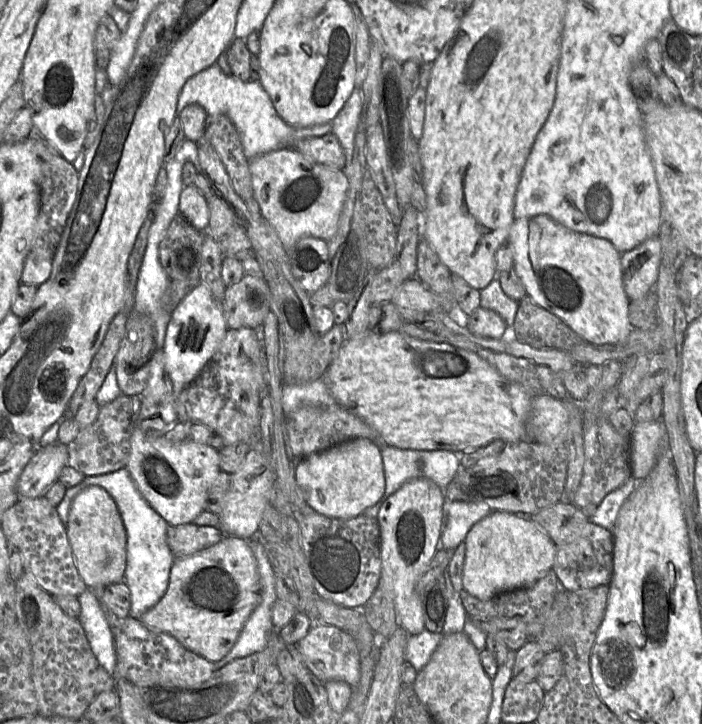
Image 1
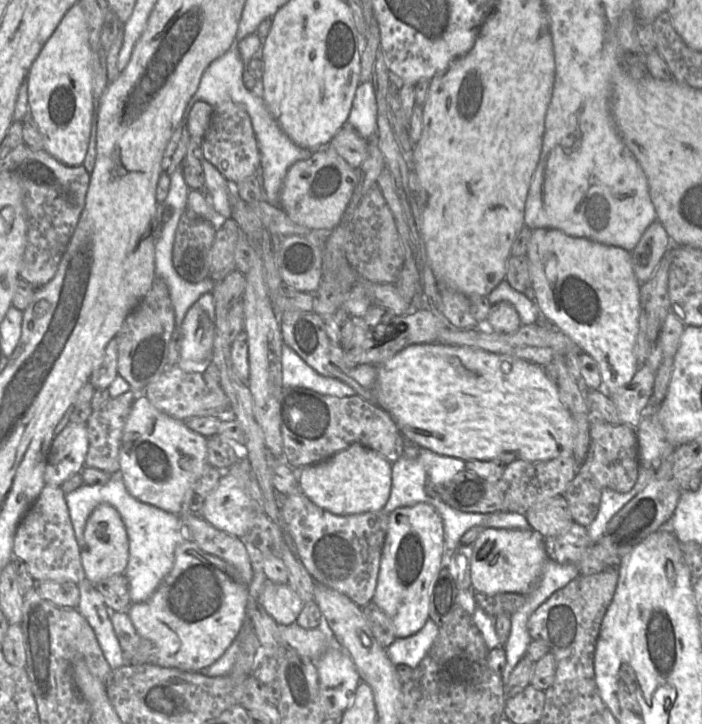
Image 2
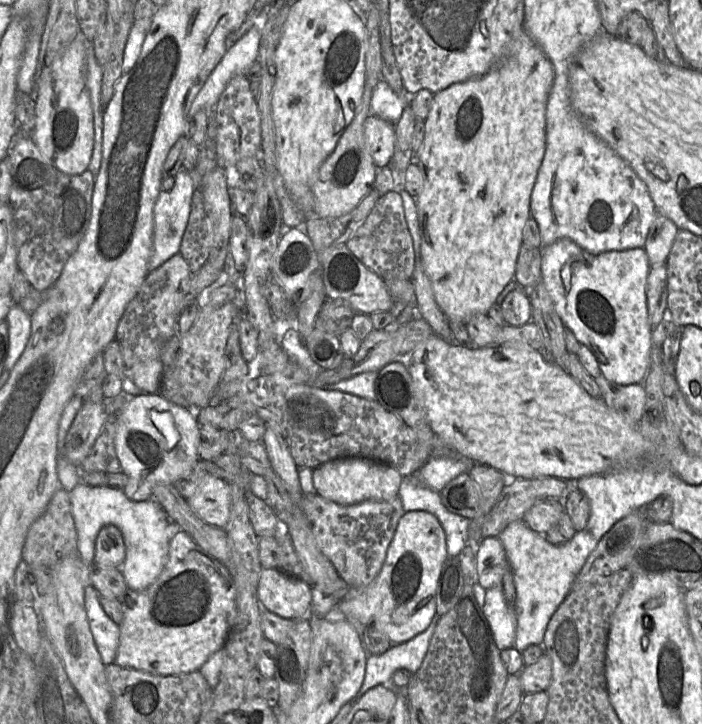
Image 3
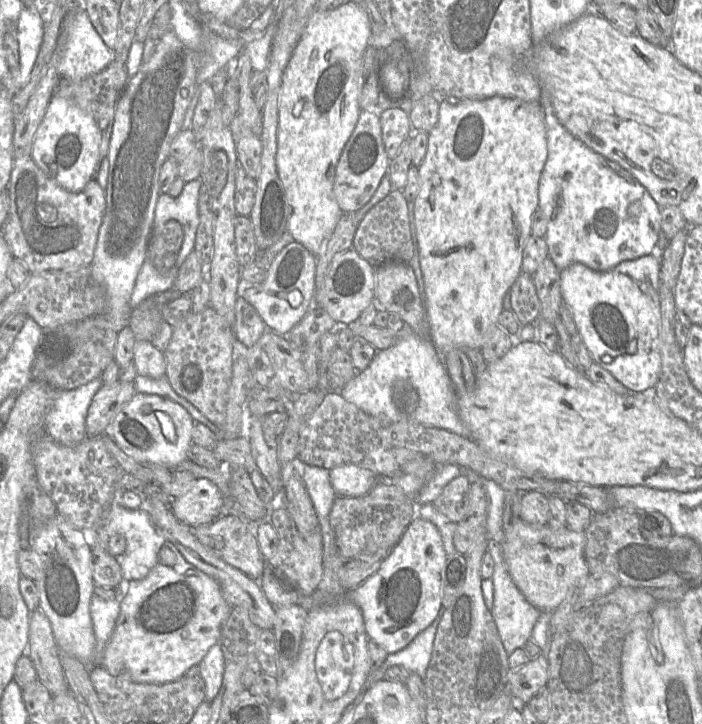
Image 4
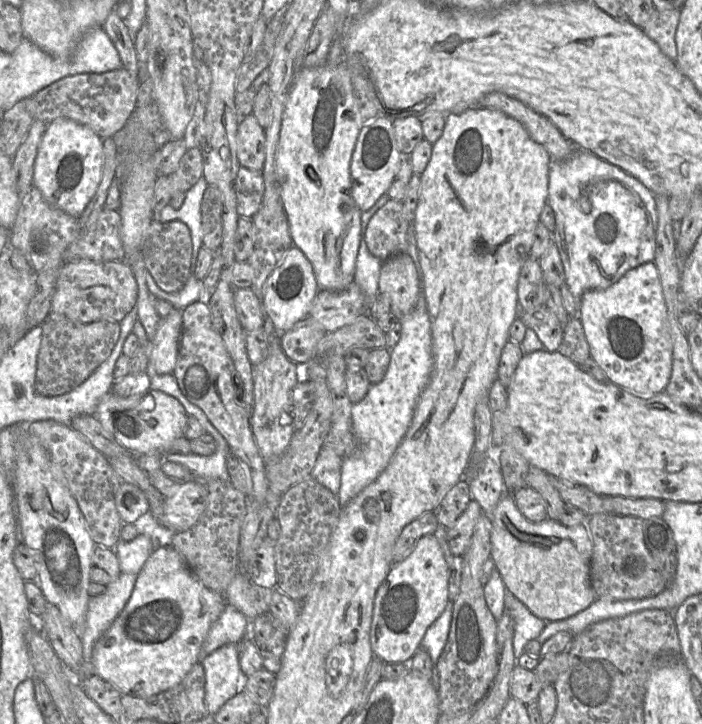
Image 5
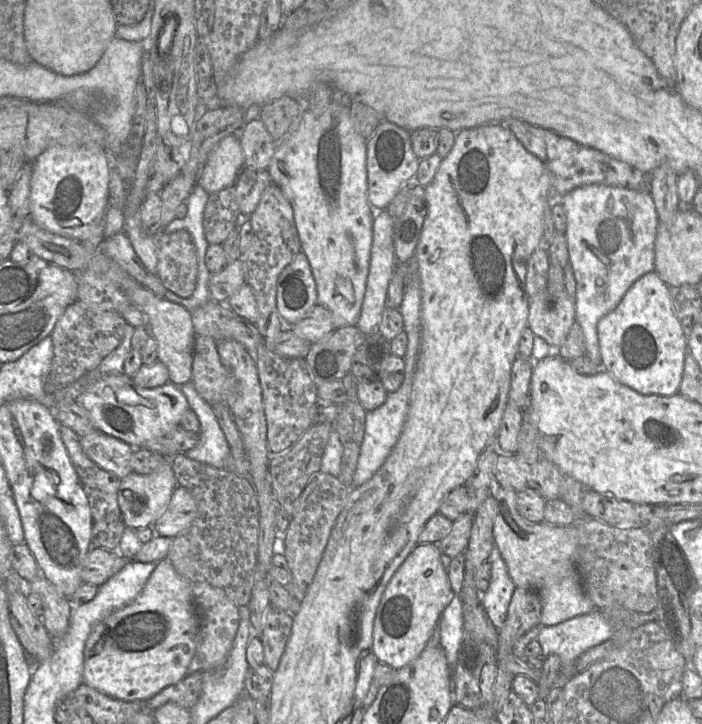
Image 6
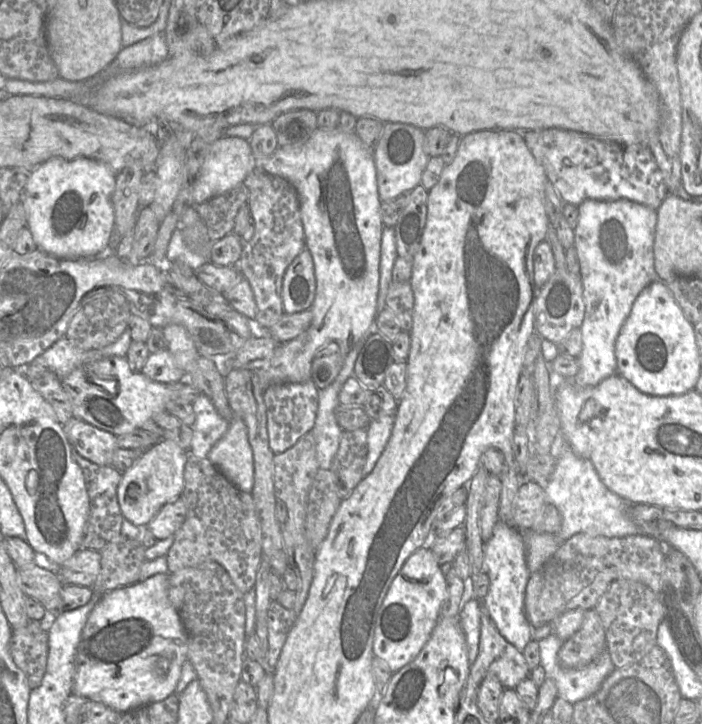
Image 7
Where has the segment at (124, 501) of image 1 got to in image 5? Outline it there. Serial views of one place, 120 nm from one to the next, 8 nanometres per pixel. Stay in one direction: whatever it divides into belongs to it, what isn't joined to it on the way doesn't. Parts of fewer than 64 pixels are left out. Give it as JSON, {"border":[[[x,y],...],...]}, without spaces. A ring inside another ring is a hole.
{"border":[[[139,534],[129,542],[119,539],[117,558],[121,573],[138,575],[154,549],[151,537],[146,534]]]}

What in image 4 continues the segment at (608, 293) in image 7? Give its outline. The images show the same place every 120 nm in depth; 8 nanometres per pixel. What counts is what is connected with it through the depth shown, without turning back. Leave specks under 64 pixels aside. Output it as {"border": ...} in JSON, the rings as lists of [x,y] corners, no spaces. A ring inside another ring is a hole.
{"border":[[[543,93],[542,100],[543,118],[546,124],[547,139],[546,158],[538,184],[538,210],[541,210],[542,213],[544,213],[547,220],[547,233],[545,239],[548,247],[548,256],[552,259],[557,268],[562,271],[571,264],[580,263],[594,271],[605,272],[613,269],[623,261],[634,260],[645,255],[657,253],[658,248],[660,247],[661,207],[651,197],[646,188],[644,188],[630,173],[616,163],[611,162],[600,154],[594,152],[578,138],[573,136],[558,119],[553,105],[549,100],[549,96],[546,93]]]}

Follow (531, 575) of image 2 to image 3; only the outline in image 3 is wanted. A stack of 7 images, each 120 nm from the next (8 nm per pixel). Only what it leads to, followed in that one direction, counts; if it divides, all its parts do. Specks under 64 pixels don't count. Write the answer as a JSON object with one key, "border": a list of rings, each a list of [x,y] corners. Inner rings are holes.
{"border":[[[486,537],[476,548],[478,583],[486,590],[502,585],[509,561],[500,538]]]}

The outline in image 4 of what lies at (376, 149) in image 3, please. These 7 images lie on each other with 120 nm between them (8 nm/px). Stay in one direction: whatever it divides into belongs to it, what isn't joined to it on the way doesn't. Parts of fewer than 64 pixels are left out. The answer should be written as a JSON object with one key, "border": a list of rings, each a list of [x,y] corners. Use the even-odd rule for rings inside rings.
{"border":[[[394,107],[380,115],[382,139],[390,161],[397,156],[402,143],[411,135],[412,124],[409,113]]]}

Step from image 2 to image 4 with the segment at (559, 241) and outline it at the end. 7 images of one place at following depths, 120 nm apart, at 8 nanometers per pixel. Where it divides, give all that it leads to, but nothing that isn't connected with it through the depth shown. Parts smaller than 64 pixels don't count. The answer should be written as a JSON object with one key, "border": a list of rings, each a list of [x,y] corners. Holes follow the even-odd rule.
{"border":[[[657,253],[623,261],[605,272],[594,271],[580,263],[571,264],[560,272],[562,299],[571,309],[577,331],[594,362],[610,372],[631,393],[643,393],[654,388],[661,372],[659,272]]]}

